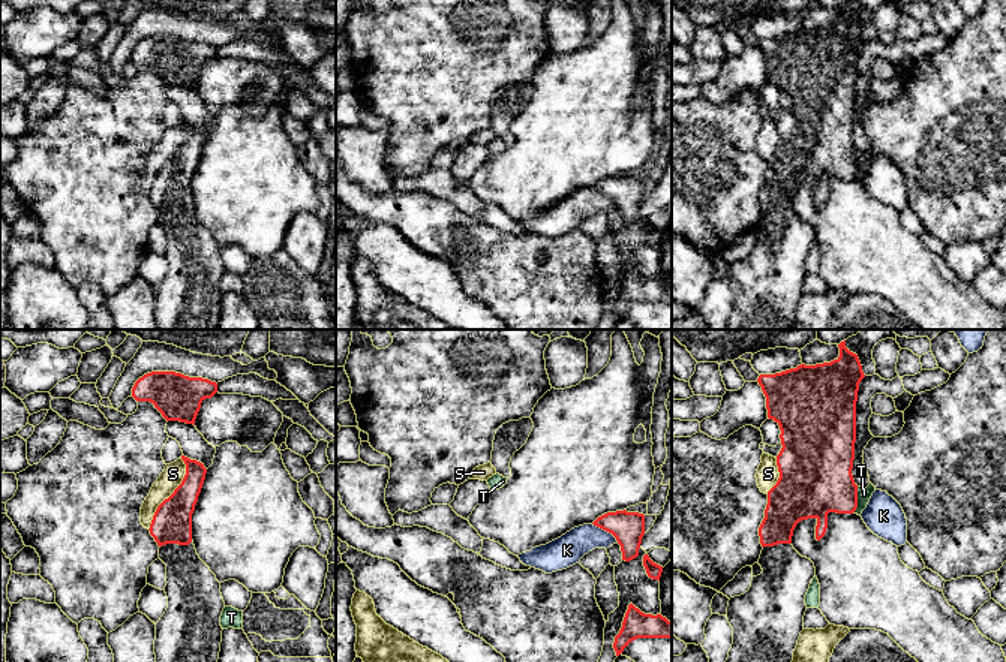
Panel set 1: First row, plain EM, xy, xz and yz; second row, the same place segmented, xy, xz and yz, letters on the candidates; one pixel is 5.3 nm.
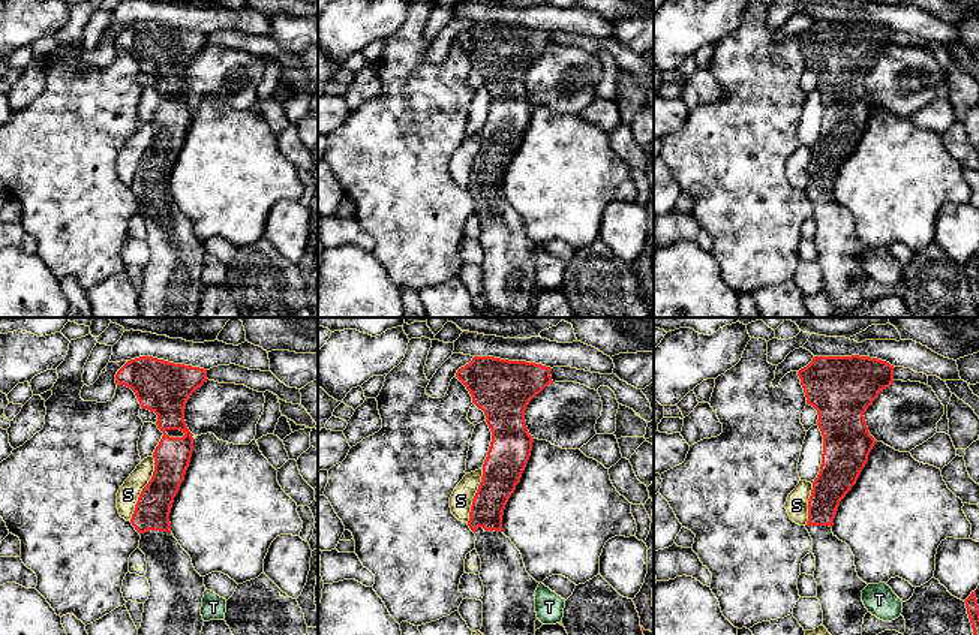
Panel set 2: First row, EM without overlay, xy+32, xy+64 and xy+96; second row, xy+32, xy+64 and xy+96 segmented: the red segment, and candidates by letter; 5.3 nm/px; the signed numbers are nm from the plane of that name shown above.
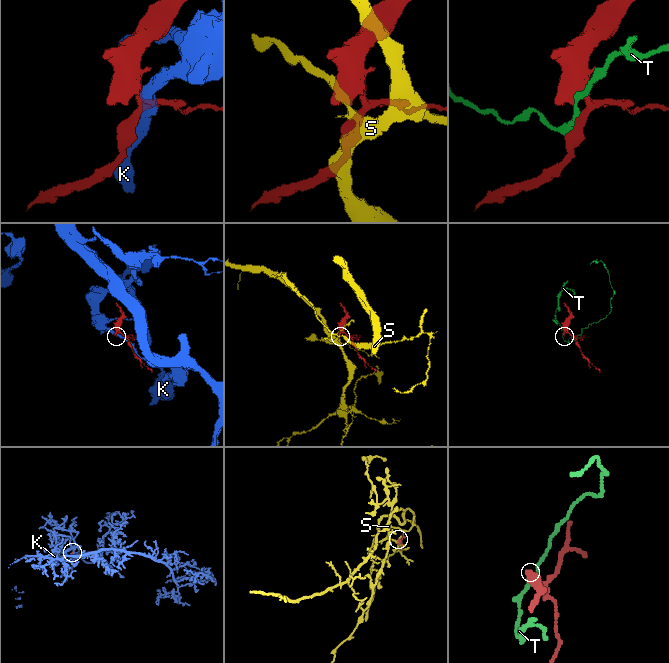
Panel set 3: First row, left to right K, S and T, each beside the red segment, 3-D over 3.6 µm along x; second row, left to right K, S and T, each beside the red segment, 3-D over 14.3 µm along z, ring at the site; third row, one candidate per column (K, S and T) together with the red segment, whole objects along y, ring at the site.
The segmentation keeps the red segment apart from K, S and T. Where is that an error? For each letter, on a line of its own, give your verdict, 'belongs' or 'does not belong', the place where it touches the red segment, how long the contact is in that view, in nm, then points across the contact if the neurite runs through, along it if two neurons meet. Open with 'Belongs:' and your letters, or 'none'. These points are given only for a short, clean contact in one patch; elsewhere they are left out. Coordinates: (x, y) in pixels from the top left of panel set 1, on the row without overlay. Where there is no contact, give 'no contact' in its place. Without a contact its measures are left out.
Belongs: none
K: does not belong; meets red in xz at (606, 195); contact 180 nm long
S: does not belong; meets red in xy at (171, 159); contact 420 nm long
T: does not belong; meets red in yz at (856, 165); contact 150 nm long; border along yz (858, 152), (858, 171), (852, 177)

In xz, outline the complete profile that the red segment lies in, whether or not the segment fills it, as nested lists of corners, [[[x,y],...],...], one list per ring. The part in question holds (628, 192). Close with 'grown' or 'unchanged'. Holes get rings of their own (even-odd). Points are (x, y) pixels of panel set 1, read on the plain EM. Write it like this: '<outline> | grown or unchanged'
[[[616,175],[598,181],[594,190],[612,198],[621,210],[622,225],[630,226],[639,220],[645,199],[645,180],[639,177]]] | unchanged

